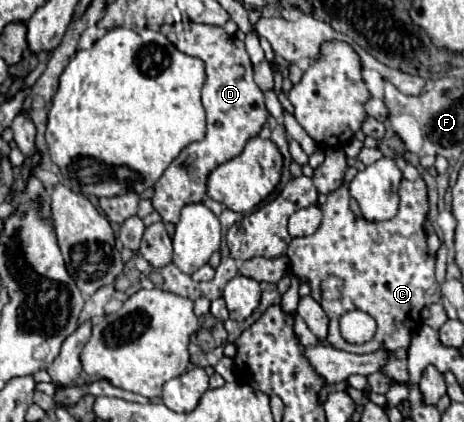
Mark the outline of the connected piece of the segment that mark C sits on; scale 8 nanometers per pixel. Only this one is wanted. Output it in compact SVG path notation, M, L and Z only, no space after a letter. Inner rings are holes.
M402 179L400 189L400 209L394 219L372 223L366 219L356 219L348 207L350 193L340 187L332 191L322 205L322 223L314 235L292 239L288 245L288 259L292 271L300 277L300 281L310 281L312 297L318 301L318 279L326 279L328 275L336 275L344 279L342 297L340 299L322 299L320 305L330 319L328 341L334 349L350 351L350 353L372 353L380 347L386 347L392 357L382 369L396 383L408 381L406 355L410 347L412 329L420 325L420 311L426 305L440 301L440 285L434 277L434 257L426 253L426 233L424 219L428 215L428 199L426 199L426 183L424 179L406 181ZM360 309L376 319L378 331L364 345L350 345L342 339L338 321L350 311Z

